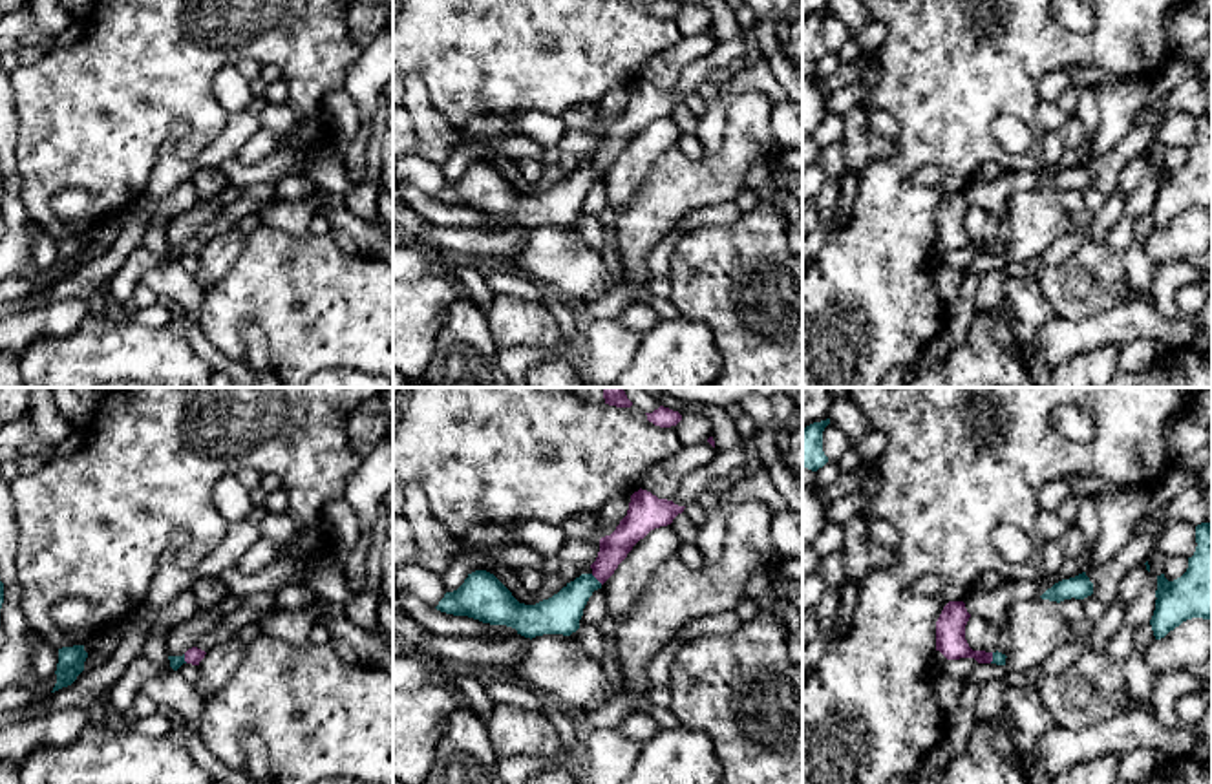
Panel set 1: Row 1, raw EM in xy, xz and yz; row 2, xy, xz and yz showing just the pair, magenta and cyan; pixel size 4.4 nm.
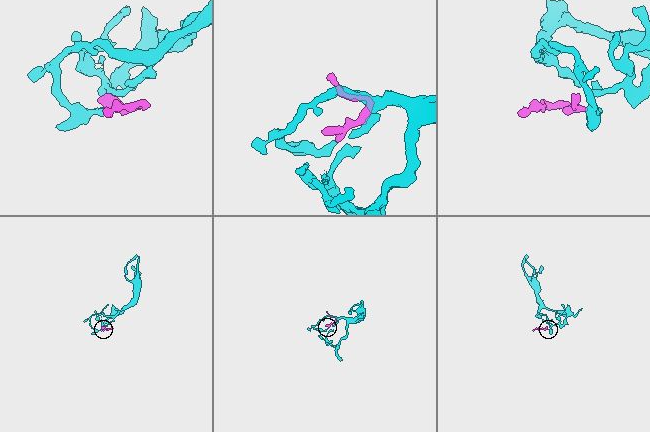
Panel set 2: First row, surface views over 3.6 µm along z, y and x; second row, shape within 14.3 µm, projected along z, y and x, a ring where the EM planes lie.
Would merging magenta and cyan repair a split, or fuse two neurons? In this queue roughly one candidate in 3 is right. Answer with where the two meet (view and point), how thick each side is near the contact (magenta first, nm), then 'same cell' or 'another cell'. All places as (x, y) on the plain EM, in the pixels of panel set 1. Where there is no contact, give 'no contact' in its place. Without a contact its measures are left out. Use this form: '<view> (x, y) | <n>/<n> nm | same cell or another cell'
xz (596, 169) | 130/180 nm | same cell

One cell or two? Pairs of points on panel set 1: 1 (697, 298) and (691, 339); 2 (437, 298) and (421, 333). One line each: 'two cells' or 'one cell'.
1: two cells
2: one cell

